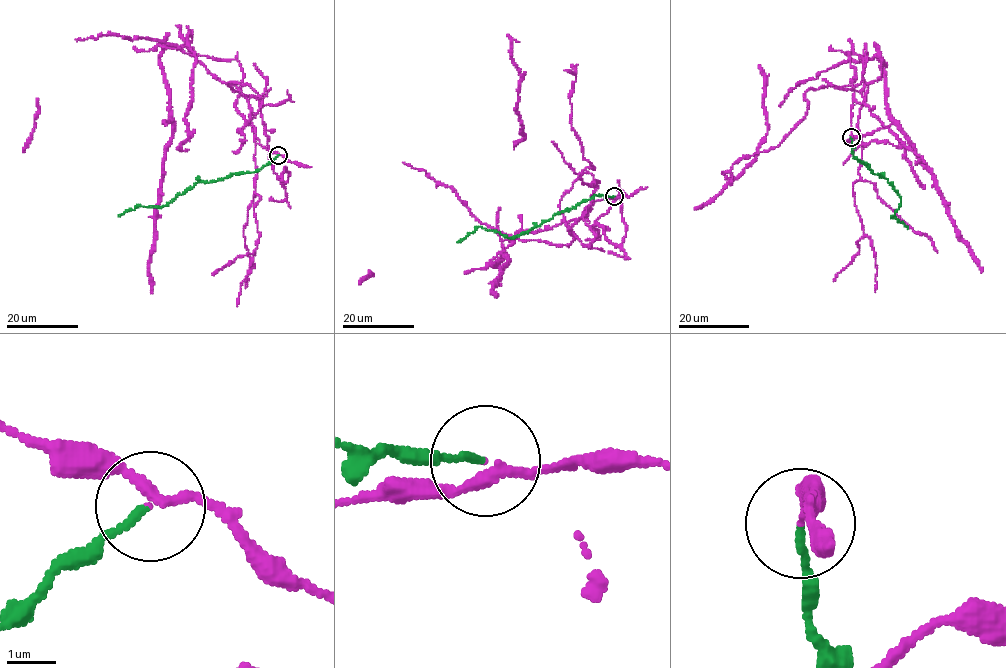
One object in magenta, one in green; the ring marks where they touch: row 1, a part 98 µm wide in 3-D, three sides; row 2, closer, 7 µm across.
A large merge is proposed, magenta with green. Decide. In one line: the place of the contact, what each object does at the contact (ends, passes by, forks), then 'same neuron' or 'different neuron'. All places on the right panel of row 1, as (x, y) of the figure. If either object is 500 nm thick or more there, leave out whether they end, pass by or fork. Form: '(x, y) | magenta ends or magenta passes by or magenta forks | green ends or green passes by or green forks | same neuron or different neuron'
(851, 137) | magenta passes by | green ends | different neuron

